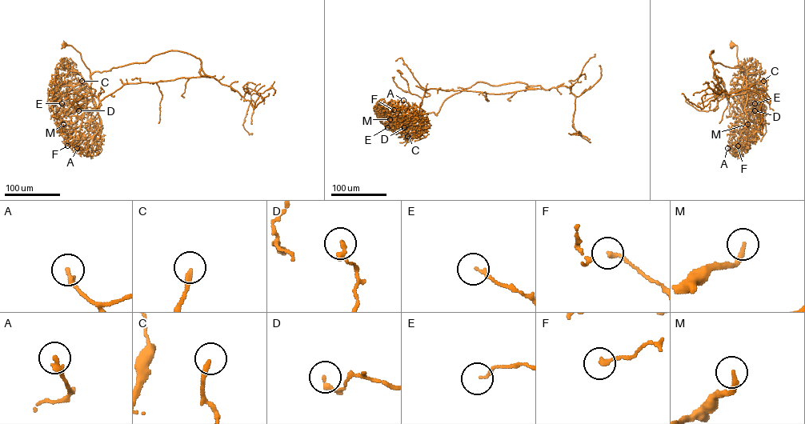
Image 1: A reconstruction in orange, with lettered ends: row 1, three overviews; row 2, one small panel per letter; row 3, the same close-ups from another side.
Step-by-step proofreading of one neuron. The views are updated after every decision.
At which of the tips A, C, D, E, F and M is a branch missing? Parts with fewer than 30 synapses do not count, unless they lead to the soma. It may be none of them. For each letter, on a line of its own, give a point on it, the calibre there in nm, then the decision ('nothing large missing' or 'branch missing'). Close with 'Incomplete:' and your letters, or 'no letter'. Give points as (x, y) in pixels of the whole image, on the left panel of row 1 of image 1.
A: place (77, 148); calibre 240 nm; nothing large missing
C: place (82, 81); calibre 220 nm; nothing large missing
D: place (78, 110); calibre 200 nm; nothing large missing
E: place (62, 103); calibre 100 nm; nothing large missing
F: place (67, 146); calibre 220 nm; nothing large missing
M: place (63, 124); calibre 220 nm; nothing large missing
Incomplete: no letter

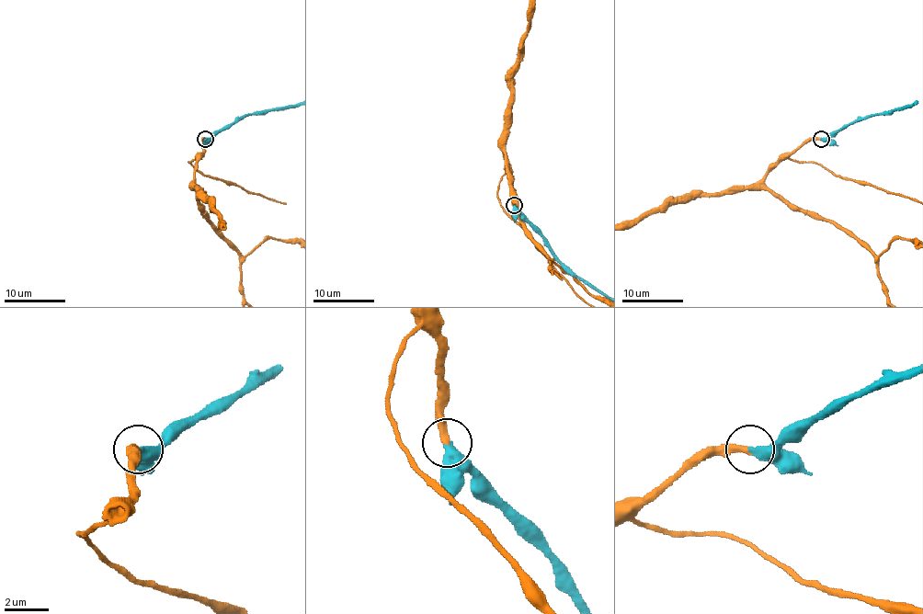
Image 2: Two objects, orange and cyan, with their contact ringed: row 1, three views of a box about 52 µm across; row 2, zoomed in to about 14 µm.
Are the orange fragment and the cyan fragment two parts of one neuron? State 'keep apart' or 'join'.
join

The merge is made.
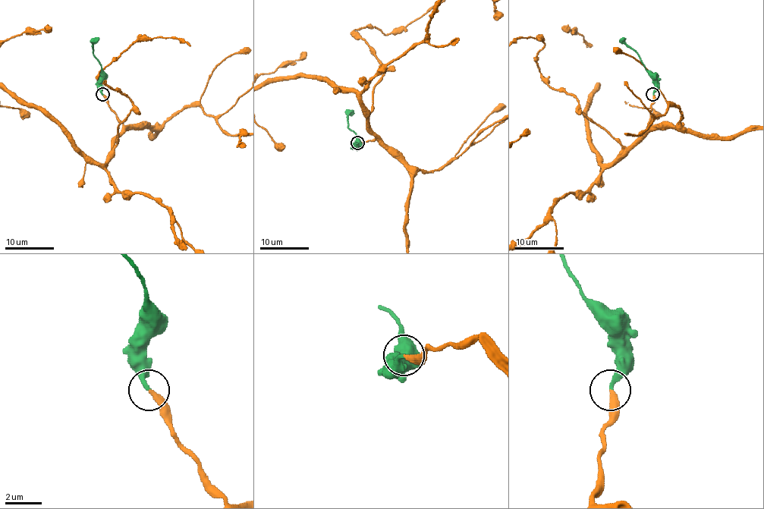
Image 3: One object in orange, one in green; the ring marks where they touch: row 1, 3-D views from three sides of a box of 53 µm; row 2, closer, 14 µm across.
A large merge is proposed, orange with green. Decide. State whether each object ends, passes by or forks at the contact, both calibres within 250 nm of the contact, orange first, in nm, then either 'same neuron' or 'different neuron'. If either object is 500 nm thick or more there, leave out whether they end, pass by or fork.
orange ends | green ends | 300/220 nm | same neuron

